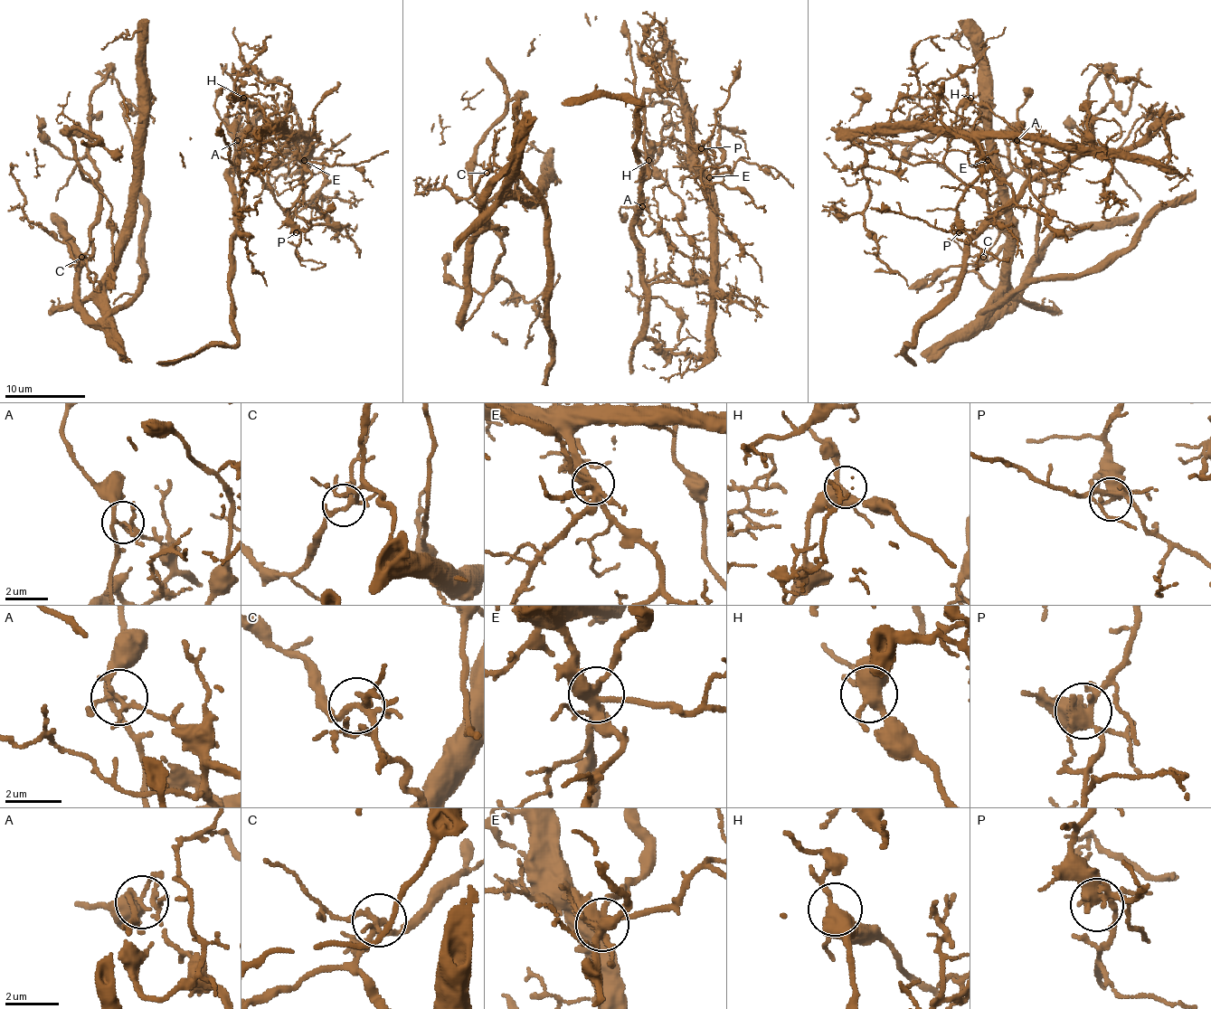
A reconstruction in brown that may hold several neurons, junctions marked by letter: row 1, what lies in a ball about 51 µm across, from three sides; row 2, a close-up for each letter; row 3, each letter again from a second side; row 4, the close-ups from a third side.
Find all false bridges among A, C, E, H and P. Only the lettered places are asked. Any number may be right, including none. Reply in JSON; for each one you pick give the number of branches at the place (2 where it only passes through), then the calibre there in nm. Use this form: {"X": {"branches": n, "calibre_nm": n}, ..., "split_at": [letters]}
{"A": {"branches": 6, "calibre_nm": 150}, "E": {"branches": 7, "calibre_nm": 400}, "split_at": ["A", "E"]}

